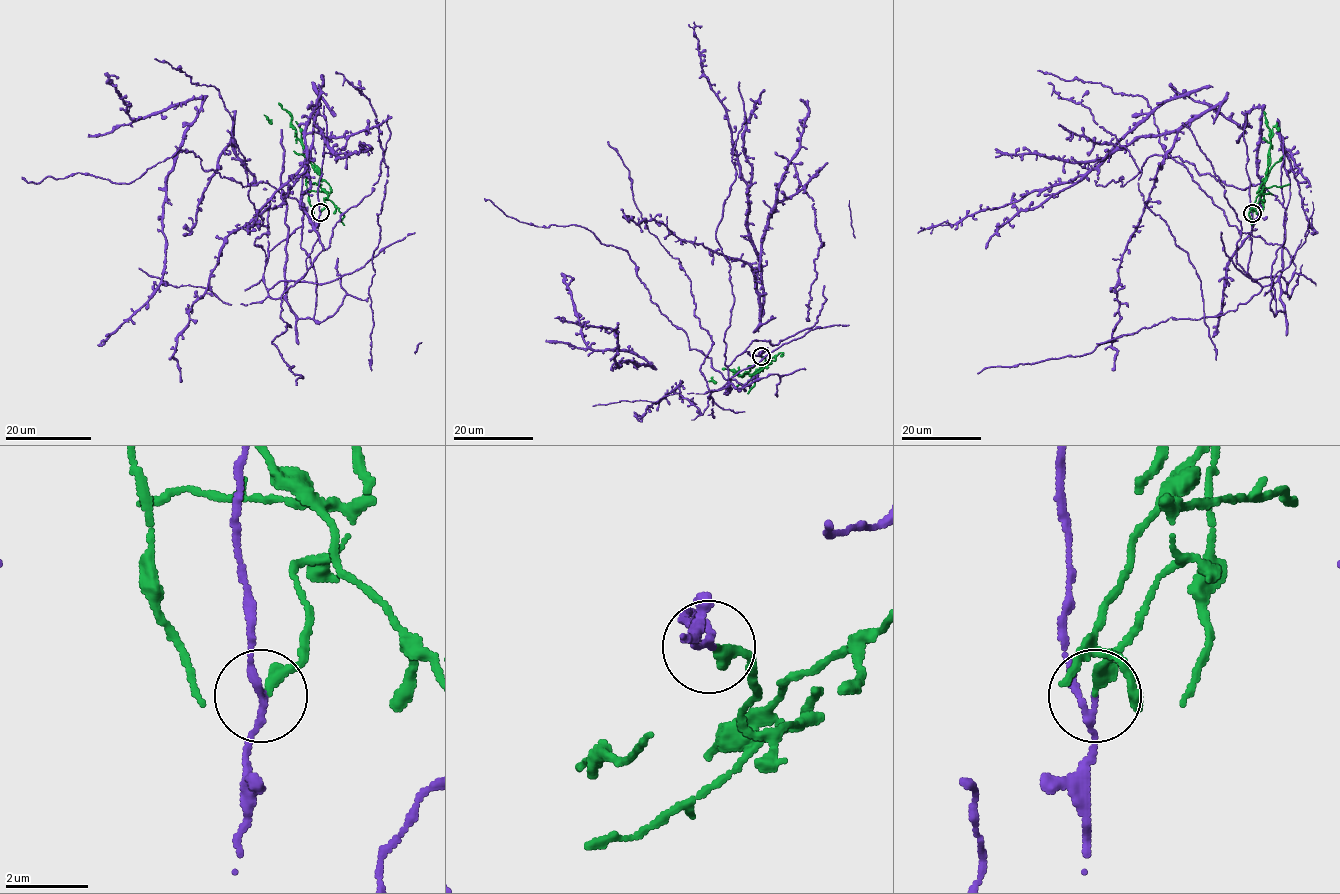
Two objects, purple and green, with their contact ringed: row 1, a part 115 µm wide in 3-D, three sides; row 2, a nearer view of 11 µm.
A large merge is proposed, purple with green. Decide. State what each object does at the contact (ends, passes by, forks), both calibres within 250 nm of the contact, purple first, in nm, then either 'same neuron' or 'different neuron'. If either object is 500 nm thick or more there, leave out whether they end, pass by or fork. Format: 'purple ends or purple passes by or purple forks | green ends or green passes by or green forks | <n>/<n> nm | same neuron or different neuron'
purple passes by | green ends | 130/320 nm | different neuron

